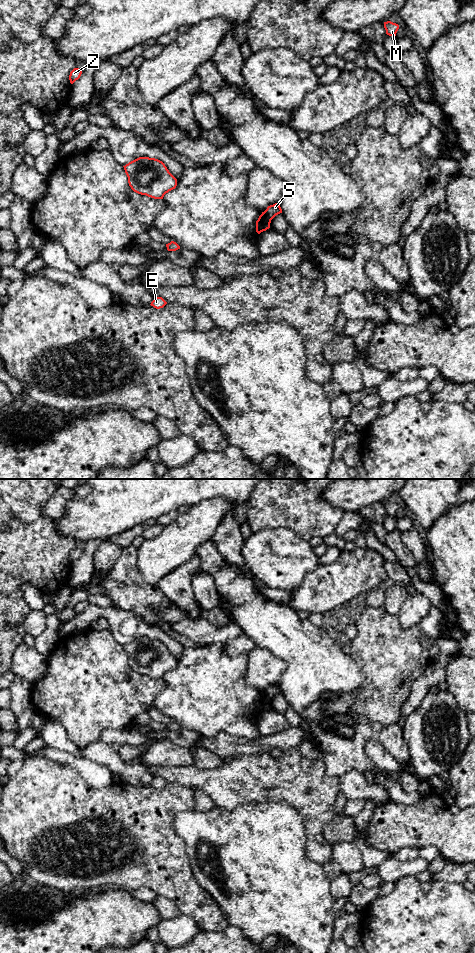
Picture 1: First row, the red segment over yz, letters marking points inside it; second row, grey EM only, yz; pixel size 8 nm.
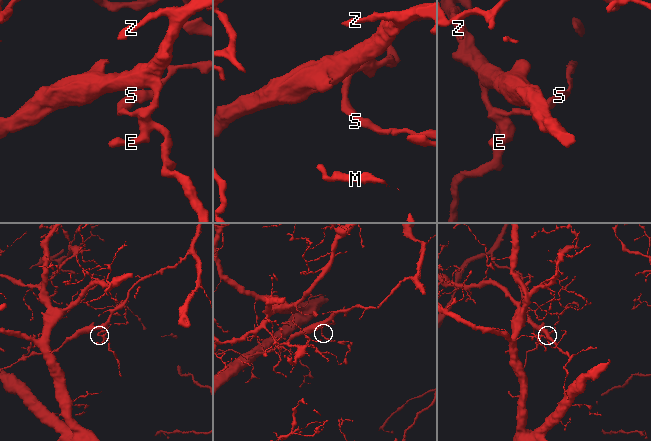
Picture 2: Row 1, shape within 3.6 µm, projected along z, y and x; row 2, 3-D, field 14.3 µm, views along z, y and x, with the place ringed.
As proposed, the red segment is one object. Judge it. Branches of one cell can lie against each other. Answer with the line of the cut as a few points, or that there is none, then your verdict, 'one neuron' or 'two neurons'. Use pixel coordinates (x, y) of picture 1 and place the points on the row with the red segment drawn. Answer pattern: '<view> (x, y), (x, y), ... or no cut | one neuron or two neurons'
yz (264, 211), (270, 220) | two neurons

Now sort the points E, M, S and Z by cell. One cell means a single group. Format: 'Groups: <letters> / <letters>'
Groups: E Z / M S

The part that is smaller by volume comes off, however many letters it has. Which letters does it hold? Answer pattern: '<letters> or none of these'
E, Z

